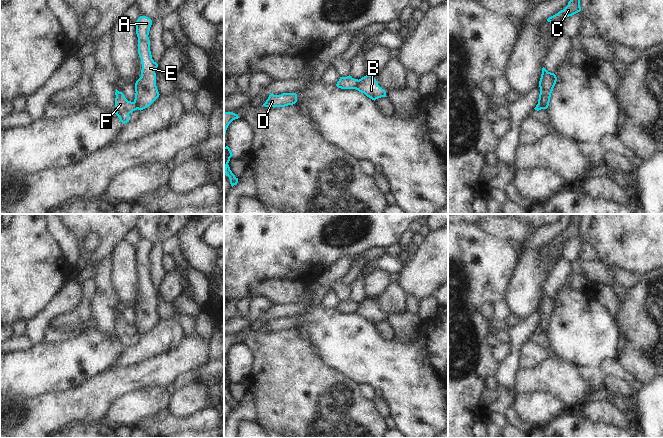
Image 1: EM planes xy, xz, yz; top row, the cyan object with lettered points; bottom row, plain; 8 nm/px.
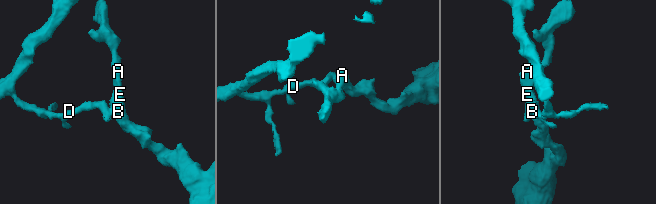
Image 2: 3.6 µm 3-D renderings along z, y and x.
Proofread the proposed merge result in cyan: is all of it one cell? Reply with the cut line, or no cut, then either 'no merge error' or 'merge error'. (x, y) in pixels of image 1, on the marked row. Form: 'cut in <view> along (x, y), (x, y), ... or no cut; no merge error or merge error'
cut in xz along (359, 80), (354, 88); merge error

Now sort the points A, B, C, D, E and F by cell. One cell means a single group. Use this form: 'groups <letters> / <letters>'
groups A B C E / D F

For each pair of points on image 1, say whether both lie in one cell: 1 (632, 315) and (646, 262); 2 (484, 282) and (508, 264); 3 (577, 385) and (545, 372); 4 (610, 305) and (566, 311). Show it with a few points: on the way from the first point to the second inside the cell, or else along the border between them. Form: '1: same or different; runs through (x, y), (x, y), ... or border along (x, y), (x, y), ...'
1: different; border along (652, 270), (643, 276)
2: same; runs through (490, 276), (502, 264)
3: same; runs through (569, 385), (562, 379), (553, 376)
4: different; border along (592, 288), (597, 300), (614, 317)

